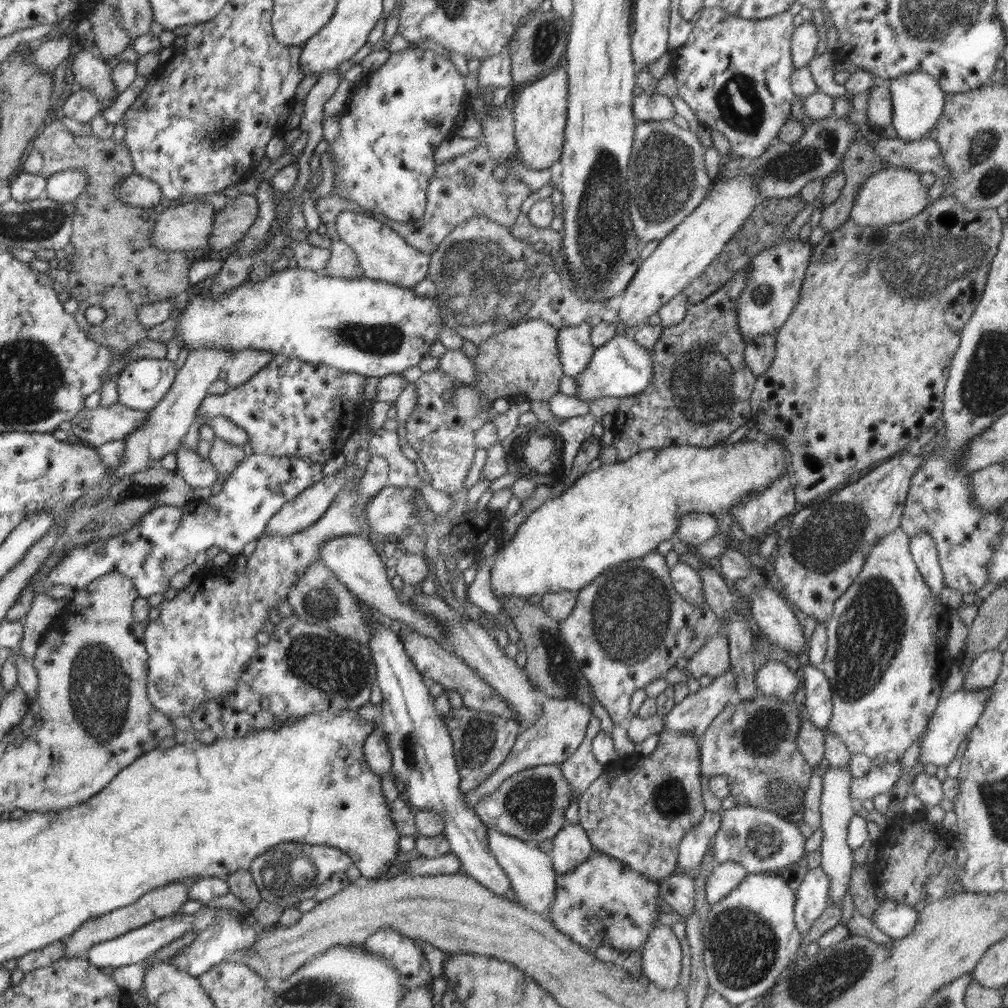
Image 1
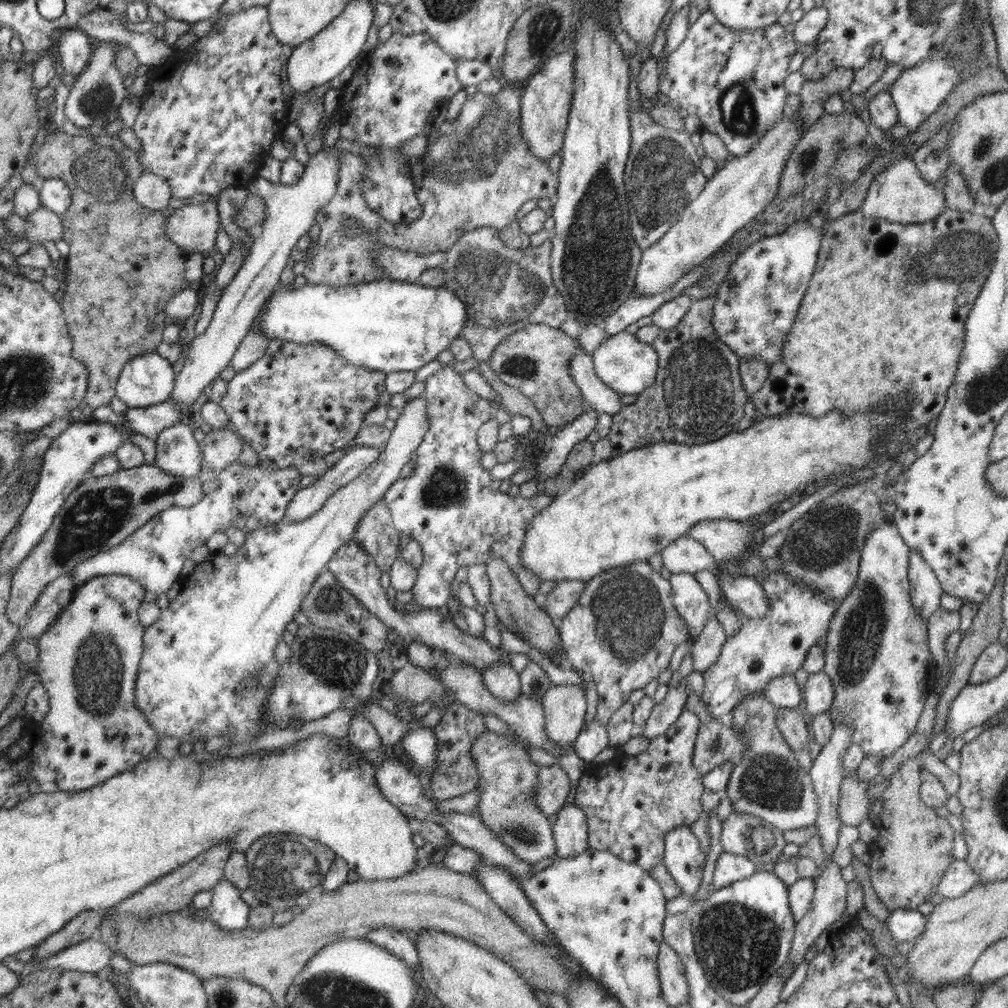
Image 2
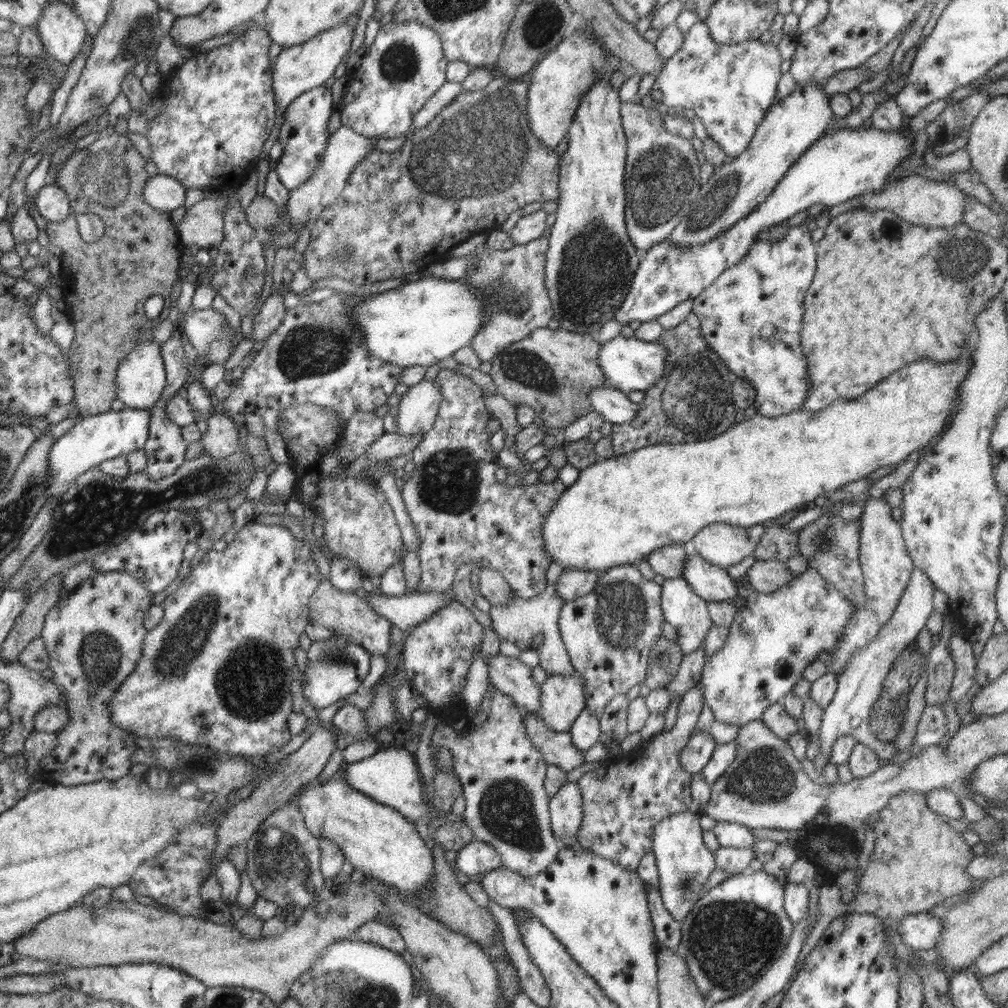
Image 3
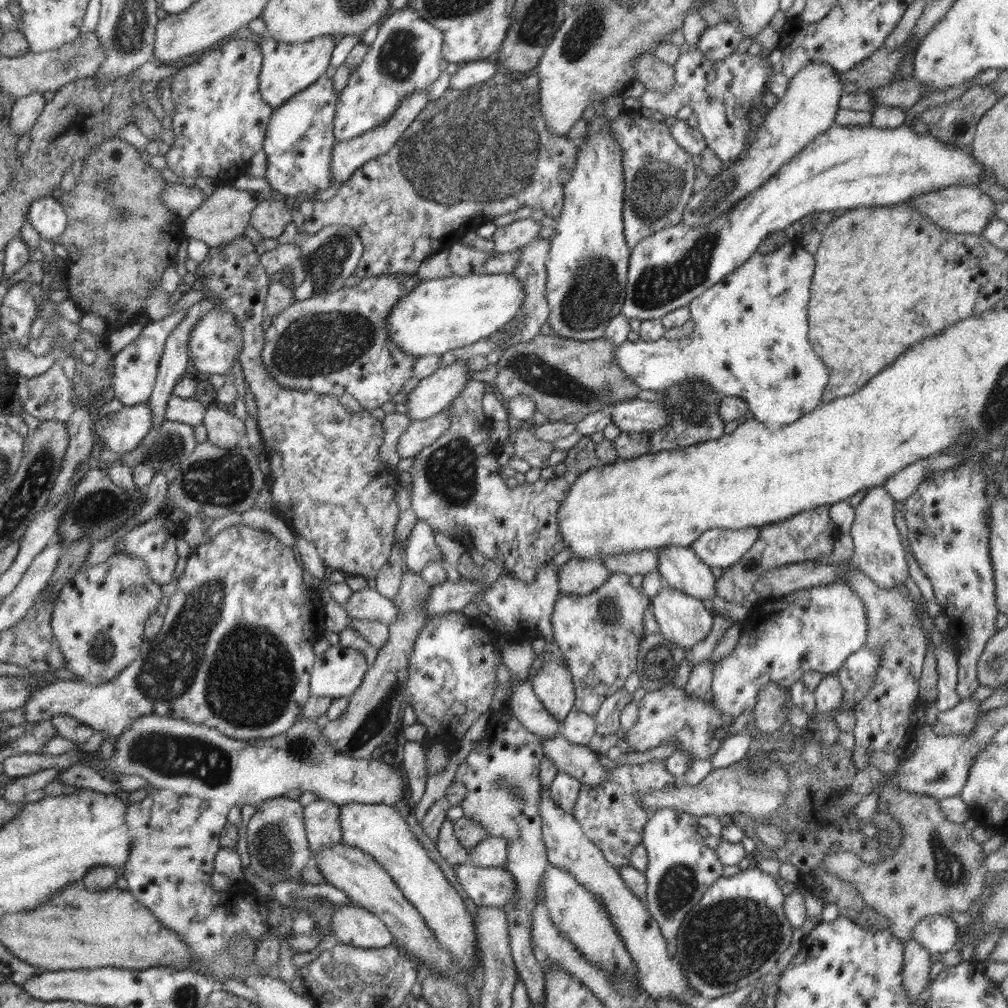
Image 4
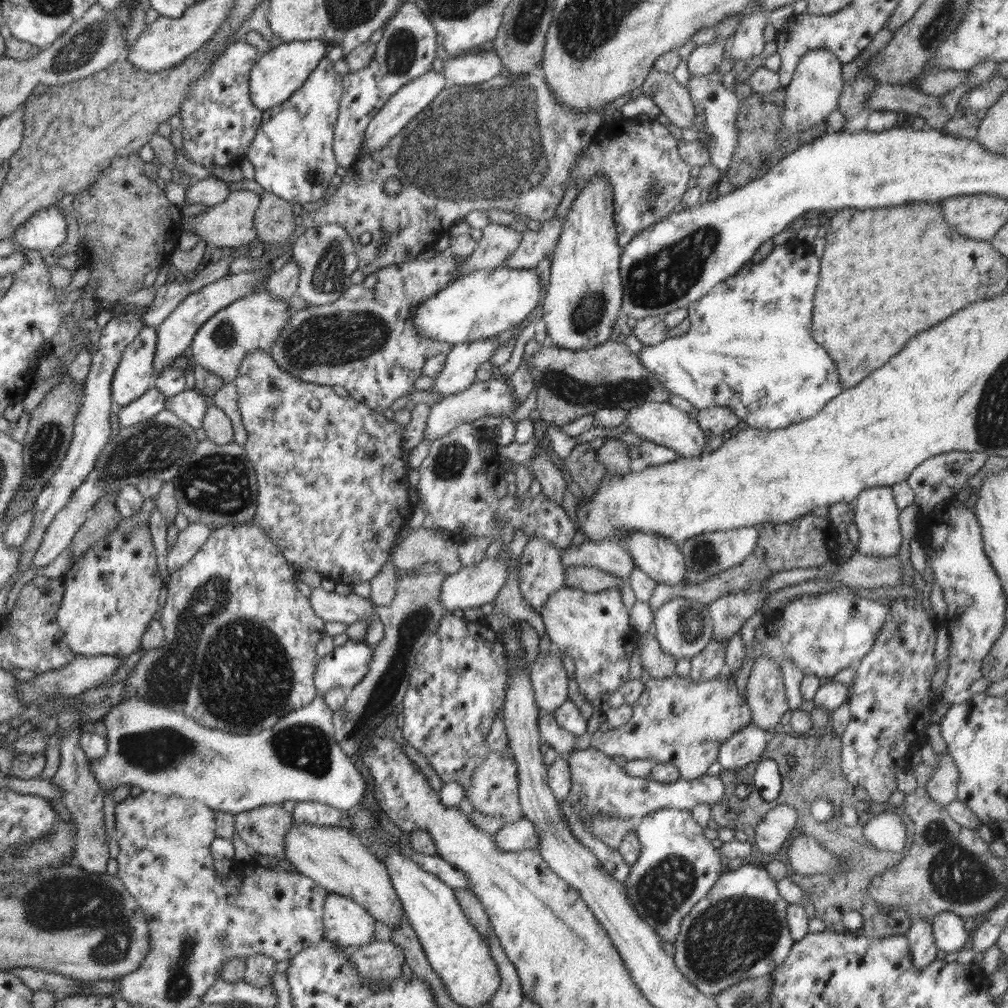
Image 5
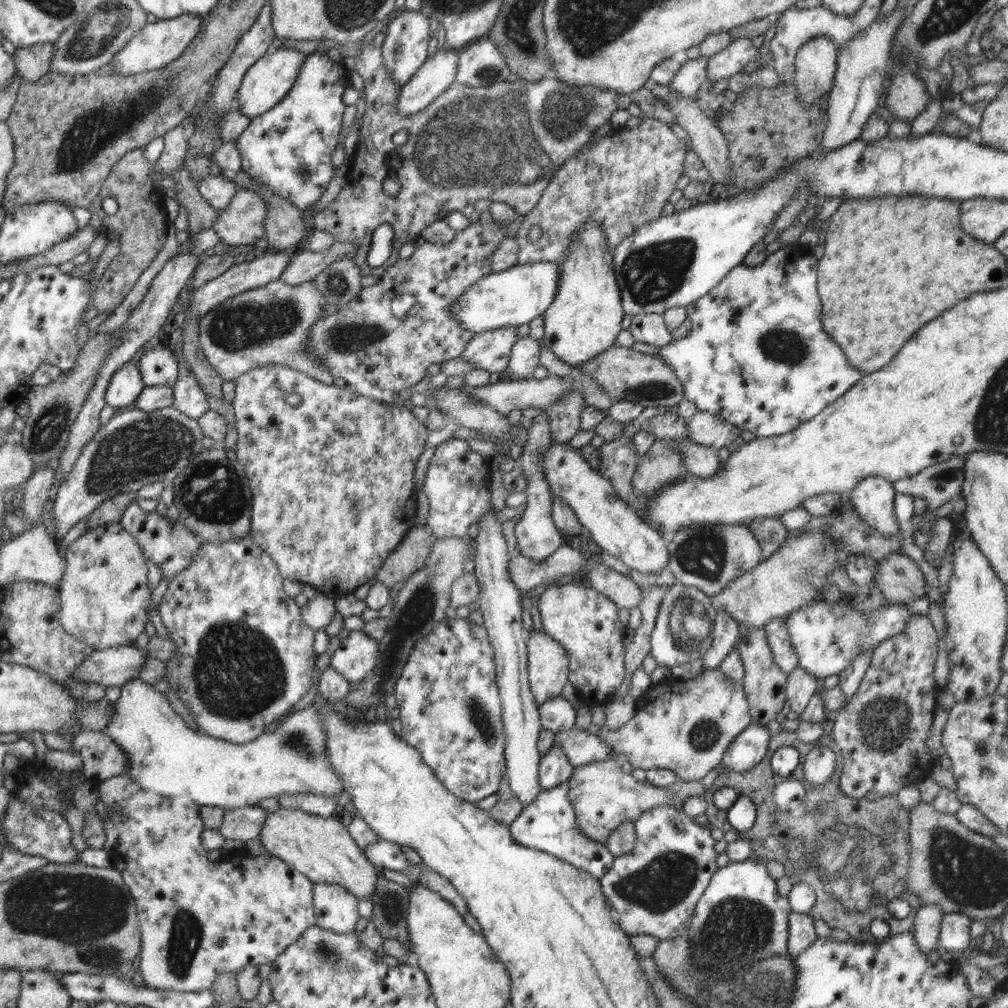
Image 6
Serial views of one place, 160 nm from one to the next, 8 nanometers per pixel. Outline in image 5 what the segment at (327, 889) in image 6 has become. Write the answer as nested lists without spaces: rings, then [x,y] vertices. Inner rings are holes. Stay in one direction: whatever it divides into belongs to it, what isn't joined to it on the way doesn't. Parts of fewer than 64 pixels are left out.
[[[330,893],[323,906],[323,938],[343,947],[362,946],[374,938],[375,918],[350,898]]]

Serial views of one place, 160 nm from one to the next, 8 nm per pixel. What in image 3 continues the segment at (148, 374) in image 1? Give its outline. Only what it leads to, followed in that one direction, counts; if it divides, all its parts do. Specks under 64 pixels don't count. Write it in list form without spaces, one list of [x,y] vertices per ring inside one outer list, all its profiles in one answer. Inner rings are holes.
[[[156,339],[139,342],[121,361],[115,376],[116,396],[127,407],[149,409],[159,400],[167,385],[167,376],[161,355],[161,344]]]

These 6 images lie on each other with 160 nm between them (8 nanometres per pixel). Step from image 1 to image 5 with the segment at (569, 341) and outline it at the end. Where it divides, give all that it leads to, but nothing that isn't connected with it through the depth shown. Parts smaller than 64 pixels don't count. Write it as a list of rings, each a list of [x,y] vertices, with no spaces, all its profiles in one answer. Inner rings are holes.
[[[644,402],[629,410],[626,428],[638,434],[644,440],[650,440],[660,446],[672,448],[679,457],[694,458],[700,456],[707,445],[708,434],[699,428],[697,422],[686,411],[682,411],[669,402]]]

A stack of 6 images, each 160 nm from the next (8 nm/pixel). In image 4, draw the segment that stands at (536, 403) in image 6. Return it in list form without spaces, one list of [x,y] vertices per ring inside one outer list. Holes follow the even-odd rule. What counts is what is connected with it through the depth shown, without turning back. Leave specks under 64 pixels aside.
[[[444,409],[426,420],[414,420],[400,436],[397,444],[397,454],[401,458],[416,457],[420,451],[430,446],[440,435],[450,427],[449,412]]]

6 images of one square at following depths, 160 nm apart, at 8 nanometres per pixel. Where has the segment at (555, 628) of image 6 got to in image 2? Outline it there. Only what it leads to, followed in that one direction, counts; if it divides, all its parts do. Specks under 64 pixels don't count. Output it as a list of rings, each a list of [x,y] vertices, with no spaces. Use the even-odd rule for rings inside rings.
[[[648,561],[632,562],[597,574],[585,583],[577,603],[558,624],[567,666],[576,671],[588,671],[596,684],[598,704],[595,719],[604,725],[621,704],[629,701],[633,690],[644,689],[670,666],[671,656],[682,643],[690,643],[688,627],[673,607],[670,584]]]

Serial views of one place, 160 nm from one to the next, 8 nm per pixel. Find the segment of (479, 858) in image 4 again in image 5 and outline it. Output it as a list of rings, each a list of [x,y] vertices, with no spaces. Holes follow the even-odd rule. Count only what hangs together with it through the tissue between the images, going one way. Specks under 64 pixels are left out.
[[[525,817],[506,823],[493,836],[496,846],[504,852],[520,852],[536,849],[541,841],[535,826]]]

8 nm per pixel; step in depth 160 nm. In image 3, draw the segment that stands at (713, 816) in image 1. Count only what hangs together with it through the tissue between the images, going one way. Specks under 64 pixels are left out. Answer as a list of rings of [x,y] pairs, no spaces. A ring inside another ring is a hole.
[[[694,809],[663,818],[653,830],[652,852],[658,867],[658,890],[664,908],[681,922],[699,900],[708,876],[717,868],[715,856],[704,844],[700,816]]]

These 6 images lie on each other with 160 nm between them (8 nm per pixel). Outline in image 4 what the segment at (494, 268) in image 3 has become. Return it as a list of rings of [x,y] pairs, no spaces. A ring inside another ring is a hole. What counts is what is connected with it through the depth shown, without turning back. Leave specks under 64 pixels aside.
[[[539,237],[534,239],[532,242],[525,244],[520,248],[521,259],[519,260],[518,266],[515,266],[514,271],[512,271],[512,276],[520,282],[520,286],[524,288],[525,299],[522,301],[521,309],[519,314],[505,326],[492,334],[492,337],[497,344],[495,350],[502,351],[505,346],[506,339],[513,339],[515,337],[515,332],[511,330],[512,325],[519,326],[519,342],[530,342],[534,337],[538,336],[540,333],[540,328],[544,322],[547,321],[549,317],[549,308],[546,300],[546,280],[547,280],[547,261],[549,256],[549,250],[551,247],[551,242],[548,239],[540,239]]]

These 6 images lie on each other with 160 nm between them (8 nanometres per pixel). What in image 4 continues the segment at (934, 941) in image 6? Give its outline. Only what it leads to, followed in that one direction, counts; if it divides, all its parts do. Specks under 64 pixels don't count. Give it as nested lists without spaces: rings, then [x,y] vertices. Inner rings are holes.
[[[910,938],[904,949],[901,977],[911,999],[919,997],[927,987],[931,965],[931,954],[916,939]]]

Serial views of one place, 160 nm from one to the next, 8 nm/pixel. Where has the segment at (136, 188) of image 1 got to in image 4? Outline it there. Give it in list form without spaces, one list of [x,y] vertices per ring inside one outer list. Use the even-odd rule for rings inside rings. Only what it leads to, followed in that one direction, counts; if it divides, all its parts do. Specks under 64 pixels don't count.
[[[174,178],[168,182],[166,189],[160,195],[164,206],[182,221],[200,207],[206,198],[207,196],[196,185],[189,188],[186,184],[180,182],[177,184]]]

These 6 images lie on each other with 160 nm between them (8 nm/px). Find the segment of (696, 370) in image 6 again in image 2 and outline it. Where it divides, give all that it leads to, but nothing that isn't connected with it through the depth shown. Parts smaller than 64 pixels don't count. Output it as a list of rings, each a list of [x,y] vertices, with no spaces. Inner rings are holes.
[[[808,221],[794,222],[783,233],[753,242],[731,264],[725,284],[720,286],[715,294],[711,321],[718,338],[740,359],[753,357],[764,360],[771,366],[782,354],[789,330],[806,295],[810,278],[816,270],[821,237],[820,232],[814,231]],[[632,329],[607,337],[591,353],[591,357],[598,378],[619,395],[640,394],[654,382],[657,375],[657,352],[652,348],[652,345],[637,339]]]

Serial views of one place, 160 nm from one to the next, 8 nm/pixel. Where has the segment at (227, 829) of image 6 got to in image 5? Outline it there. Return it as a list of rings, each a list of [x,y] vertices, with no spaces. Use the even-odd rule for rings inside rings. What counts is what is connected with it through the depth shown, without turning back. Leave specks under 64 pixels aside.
[[[268,804],[235,815],[234,826],[252,854],[285,858],[285,836],[294,823],[281,804]]]

